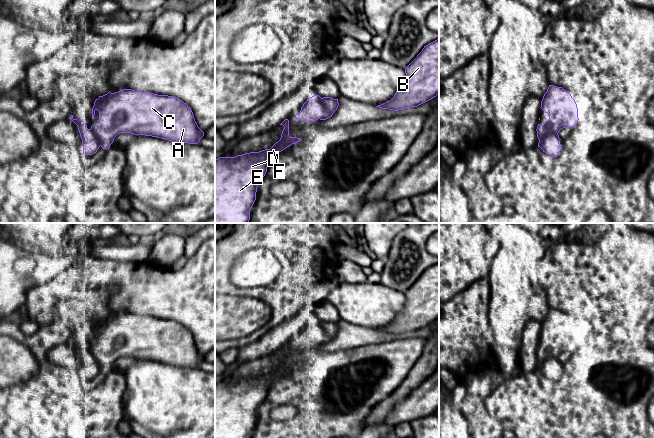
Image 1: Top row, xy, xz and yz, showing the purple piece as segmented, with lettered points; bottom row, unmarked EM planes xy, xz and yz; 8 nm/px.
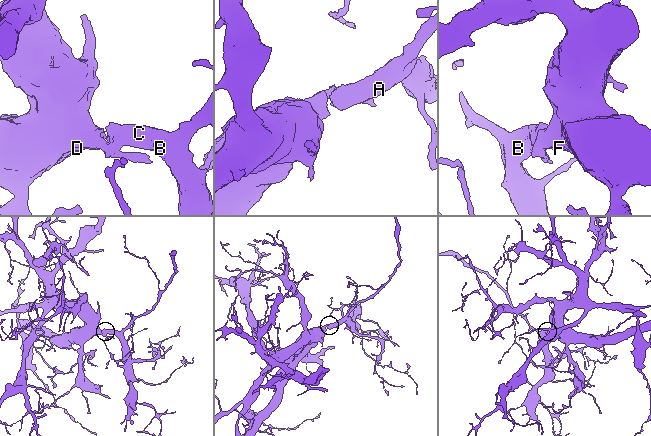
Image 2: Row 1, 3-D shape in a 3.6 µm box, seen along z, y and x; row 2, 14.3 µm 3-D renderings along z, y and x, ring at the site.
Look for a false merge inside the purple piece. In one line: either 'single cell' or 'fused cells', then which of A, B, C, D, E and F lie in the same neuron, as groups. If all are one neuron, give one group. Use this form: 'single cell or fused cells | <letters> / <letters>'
single cell | A B C D E F

